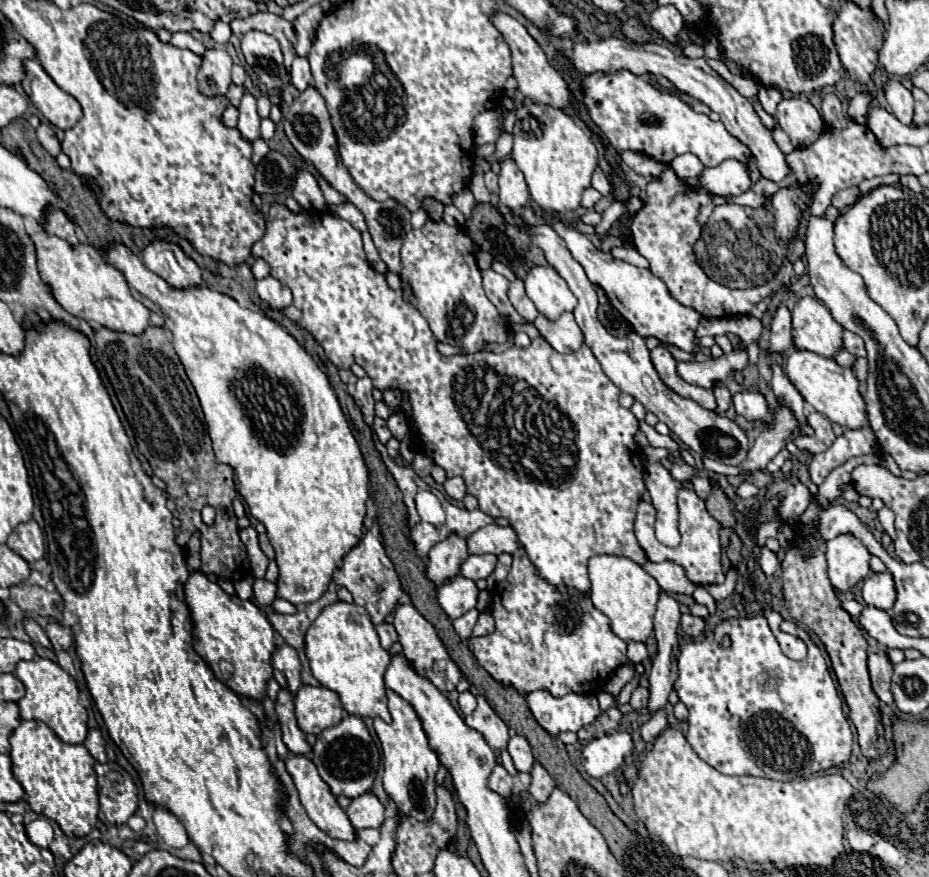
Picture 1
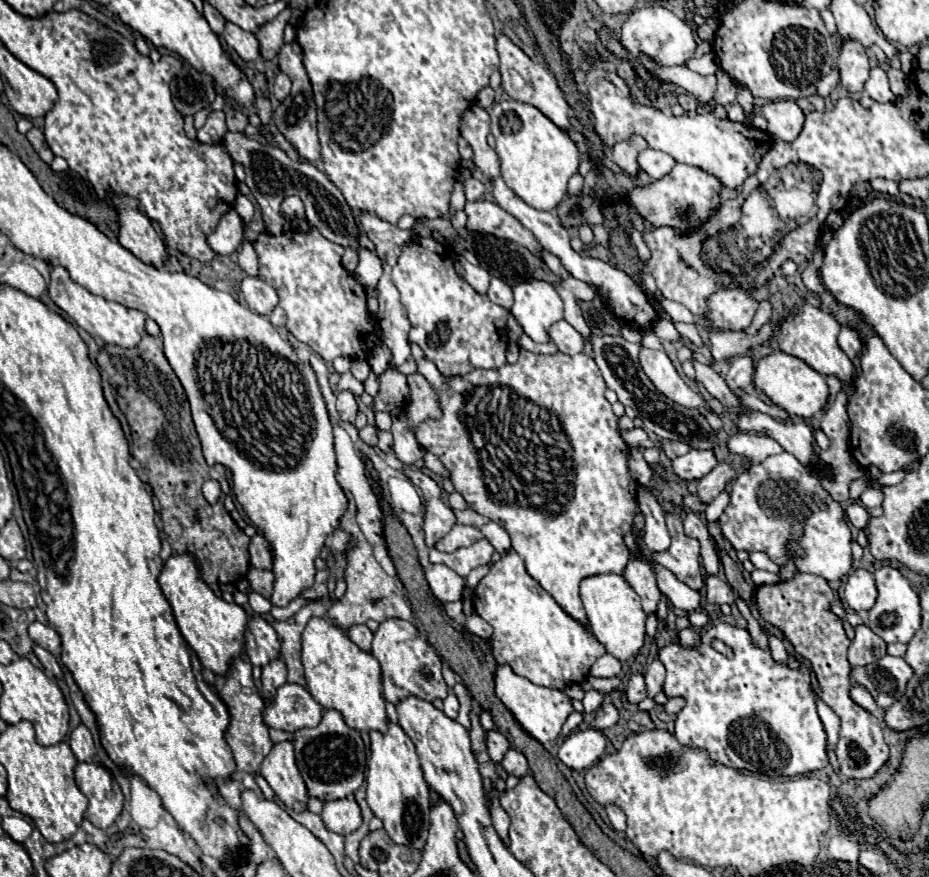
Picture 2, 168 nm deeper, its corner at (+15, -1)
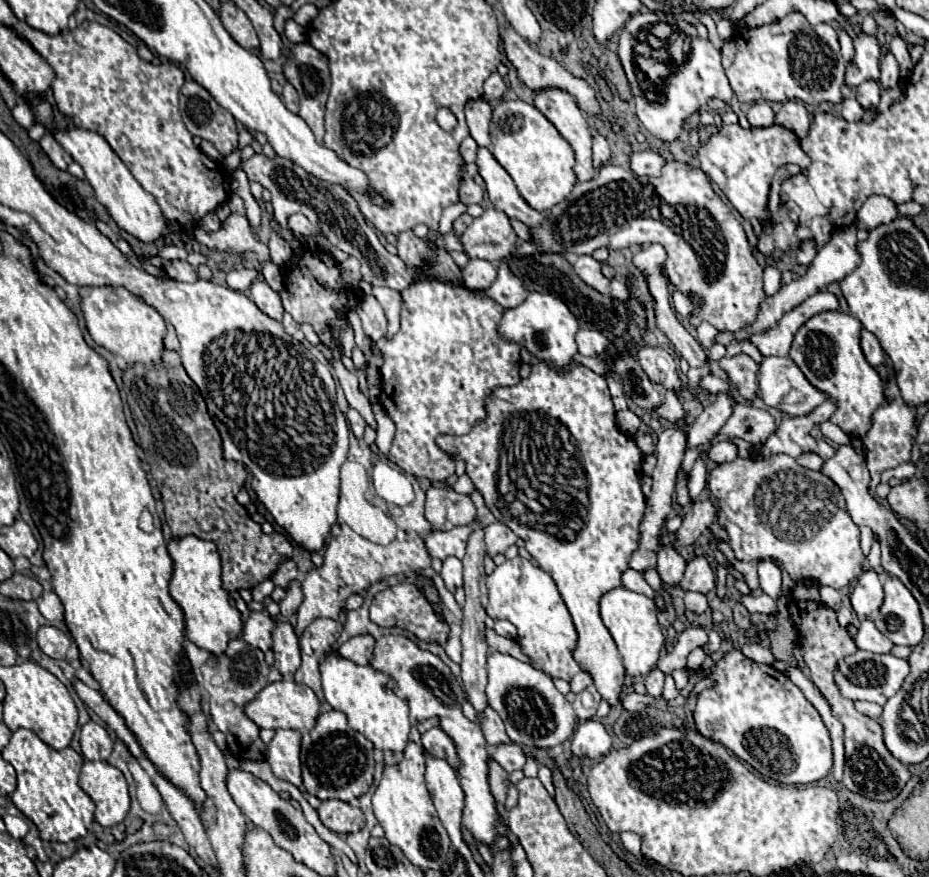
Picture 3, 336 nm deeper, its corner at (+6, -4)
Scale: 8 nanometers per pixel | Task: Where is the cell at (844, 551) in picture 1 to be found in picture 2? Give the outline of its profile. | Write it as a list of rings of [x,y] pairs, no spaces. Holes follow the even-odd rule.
[[[788,452],[768,456],[764,462],[744,470],[732,482],[730,504],[718,522],[724,538],[736,550],[764,552],[778,566],[784,566],[792,558],[800,572],[822,576],[828,582],[840,580],[852,568],[852,532],[844,510],[822,488],[820,480]],[[784,540],[796,540],[804,556],[794,552]]]

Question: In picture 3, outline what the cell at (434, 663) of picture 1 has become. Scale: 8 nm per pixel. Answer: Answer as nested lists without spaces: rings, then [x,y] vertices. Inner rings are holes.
[[[383,635],[375,643],[375,653],[371,659],[371,665],[377,667],[377,671],[389,671],[389,677],[393,683],[393,691],[409,705],[409,721],[411,725],[417,725],[419,721],[425,721],[429,717],[439,717],[441,729],[455,741],[457,755],[461,759],[461,767],[457,771],[461,787],[465,791],[465,811],[463,811],[463,825],[473,833],[477,841],[483,841],[491,847],[493,839],[499,833],[497,823],[497,811],[495,801],[489,791],[487,783],[487,743],[483,737],[483,731],[479,723],[471,723],[461,713],[461,703],[465,699],[461,685],[453,677],[451,669],[431,651],[421,649],[415,641],[411,641],[405,635]]]

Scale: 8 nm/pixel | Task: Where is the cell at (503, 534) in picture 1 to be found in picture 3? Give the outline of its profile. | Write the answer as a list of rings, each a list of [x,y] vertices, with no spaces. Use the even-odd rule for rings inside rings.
[[[469,525],[455,527],[453,531],[431,531],[425,539],[425,545],[427,545],[427,551],[431,557],[463,559],[467,539],[471,533],[473,533],[473,527],[469,527]]]

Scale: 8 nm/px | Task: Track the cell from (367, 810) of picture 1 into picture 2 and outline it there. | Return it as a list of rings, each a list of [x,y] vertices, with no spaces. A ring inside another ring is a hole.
[[[354,798],[324,802],[324,808],[320,812],[324,826],[342,836],[346,836],[348,832],[354,832],[360,826],[360,816],[362,814],[360,814],[360,808]]]

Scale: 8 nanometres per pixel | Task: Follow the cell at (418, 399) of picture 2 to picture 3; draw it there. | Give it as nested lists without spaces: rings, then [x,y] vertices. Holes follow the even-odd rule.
[[[417,279],[405,291],[401,291],[403,307],[400,313],[400,329],[393,339],[379,339],[373,343],[385,357],[381,371],[383,393],[381,405],[395,421],[397,431],[389,449],[389,461],[397,463],[405,473],[415,477],[427,477],[431,481],[445,481],[455,473],[455,459],[443,453],[435,445],[439,433],[465,435],[477,421],[485,417],[485,397],[497,385],[515,385],[519,377],[519,345],[501,337],[499,323],[505,307],[495,303],[485,293],[473,291],[463,285],[453,285],[439,279]]]

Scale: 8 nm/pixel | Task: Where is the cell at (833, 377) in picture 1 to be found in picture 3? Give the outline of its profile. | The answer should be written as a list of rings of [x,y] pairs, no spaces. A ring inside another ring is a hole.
[[[765,357],[759,365],[759,391],[761,391],[761,399],[769,405],[775,407],[787,415],[795,415],[795,417],[803,417],[809,415],[815,407],[819,407],[827,395],[823,391],[819,391],[815,385],[811,385],[803,371],[797,367],[797,363],[793,363],[791,357]]]

